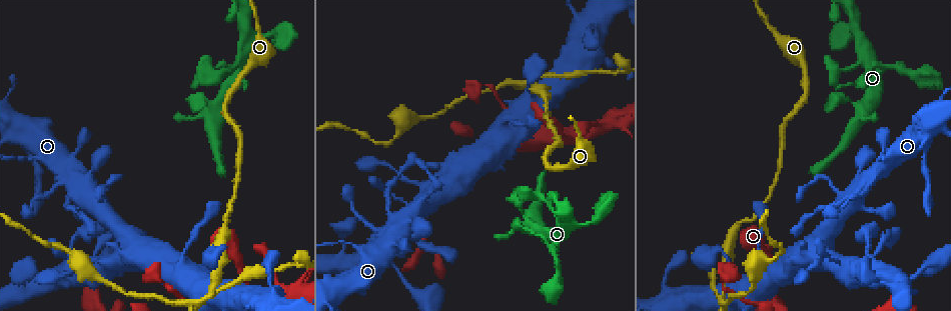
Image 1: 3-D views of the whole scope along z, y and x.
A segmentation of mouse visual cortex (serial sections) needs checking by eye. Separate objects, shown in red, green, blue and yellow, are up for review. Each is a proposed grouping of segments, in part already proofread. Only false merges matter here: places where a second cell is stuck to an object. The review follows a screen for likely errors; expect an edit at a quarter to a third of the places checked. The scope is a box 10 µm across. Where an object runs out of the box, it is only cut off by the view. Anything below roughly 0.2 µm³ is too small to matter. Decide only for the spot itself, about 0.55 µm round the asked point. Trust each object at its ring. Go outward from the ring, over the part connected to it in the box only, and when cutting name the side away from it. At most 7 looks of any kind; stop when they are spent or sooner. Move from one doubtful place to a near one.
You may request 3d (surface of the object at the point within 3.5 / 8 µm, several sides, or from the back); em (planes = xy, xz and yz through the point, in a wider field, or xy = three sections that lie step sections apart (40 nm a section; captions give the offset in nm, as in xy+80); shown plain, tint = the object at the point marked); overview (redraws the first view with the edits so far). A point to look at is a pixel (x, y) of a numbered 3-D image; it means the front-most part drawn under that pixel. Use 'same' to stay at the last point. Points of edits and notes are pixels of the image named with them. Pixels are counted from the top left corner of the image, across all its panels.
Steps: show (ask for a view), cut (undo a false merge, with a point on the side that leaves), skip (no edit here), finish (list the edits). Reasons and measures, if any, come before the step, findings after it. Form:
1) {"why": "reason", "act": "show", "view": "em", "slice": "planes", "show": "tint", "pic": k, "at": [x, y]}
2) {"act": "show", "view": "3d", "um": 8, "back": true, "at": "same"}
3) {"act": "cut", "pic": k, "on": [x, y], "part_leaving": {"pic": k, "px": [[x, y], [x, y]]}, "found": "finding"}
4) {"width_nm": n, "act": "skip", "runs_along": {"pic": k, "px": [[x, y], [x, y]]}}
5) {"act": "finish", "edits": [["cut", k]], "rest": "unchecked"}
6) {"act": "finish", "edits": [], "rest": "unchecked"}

{"act": "show", "view": "3d", "um": 3.5, "back": true, "pic": 1, "at": [538, 229]}

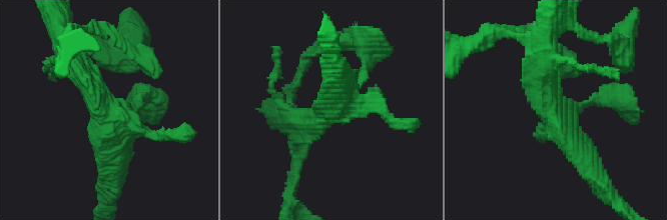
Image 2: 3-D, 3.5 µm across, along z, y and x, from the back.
{"act": "show", "view": "em", "slice": "xy", "step": 1, "show": "tint", "pic": 2, "at": [555, 119]}

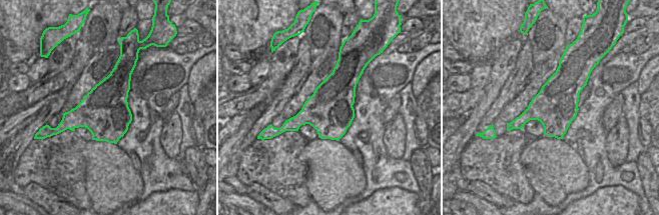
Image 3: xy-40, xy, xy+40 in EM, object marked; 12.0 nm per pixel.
{"act": "skip", "found": "all the same cell"}

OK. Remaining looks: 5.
{"why": "calibre changes", "act": "show", "view": "3d", "um": 8, "pic": 1, "at": [244, 41]}

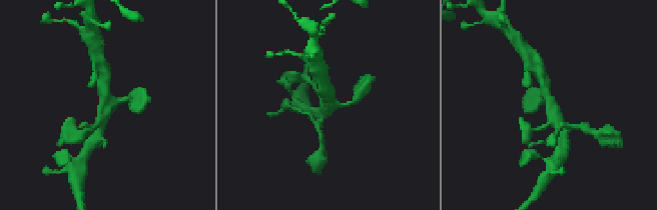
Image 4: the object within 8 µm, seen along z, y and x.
{"act": "show", "view": "em", "slice": "xy", "step": 3, "show": "tint", "at": "same"}

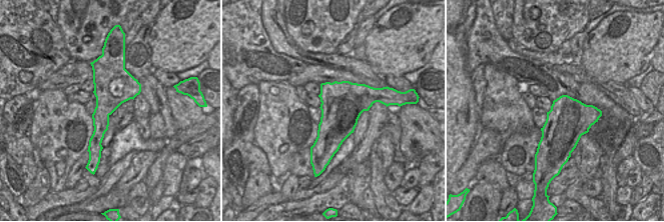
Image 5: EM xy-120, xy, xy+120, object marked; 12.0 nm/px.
{"act": "skip", "runs_along": {"pic": 4, "px": [[560, 133], [543, 81]]}, "found": "one cell here"}

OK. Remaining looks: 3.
{"why": "thin neck", "act": "show", "view": "3d", "um": 3.5, "pic": 1, "at": [24, 158]}

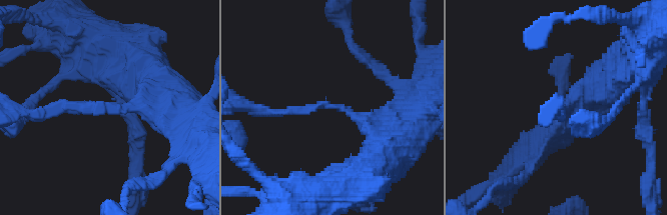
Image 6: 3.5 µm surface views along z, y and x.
{"arm_widths_nm": [150, 350], "act": "skip", "found": "all the same cell"}

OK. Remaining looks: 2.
{"act": "finish", "edits": [], "rest": "unchecked"}

